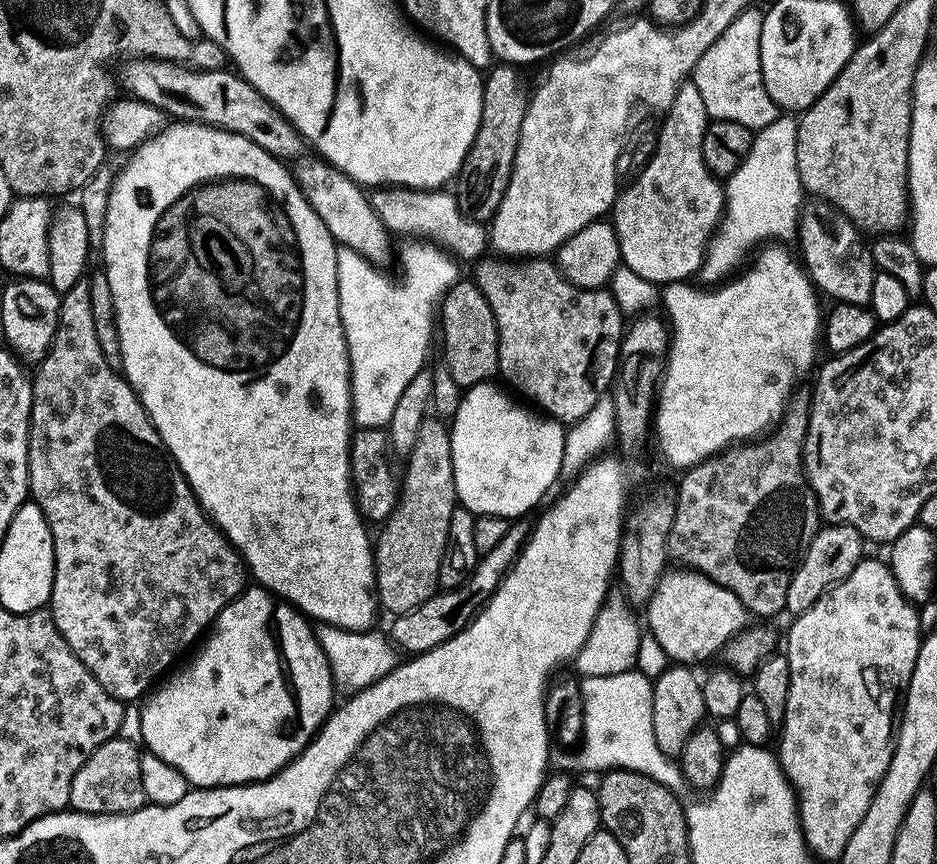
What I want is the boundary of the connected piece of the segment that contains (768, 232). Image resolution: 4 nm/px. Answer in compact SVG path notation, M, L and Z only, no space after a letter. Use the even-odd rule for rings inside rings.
M780 114L751 137L752 145L749 146L744 161L733 170L732 177L724 184L724 216L708 246L704 267L698 273L699 279L704 279L701 281L723 281L745 263L744 255L748 251L751 253L765 242L788 242L784 240L791 236L793 239L797 235L806 193L800 185L798 174L796 125L797 121L791 115Z

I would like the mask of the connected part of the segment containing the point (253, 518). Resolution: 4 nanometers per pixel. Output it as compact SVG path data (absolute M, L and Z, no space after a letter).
M172 122L172 123L169 123L169 124L168 124L168 125L167 125L167 126L165 126L165 127L163 127L163 128L161 128L161 129L160 129L160 131L159 131L159 132L157 132L157 133L156 133L156 135L155 135L155 136L149 136L149 137L148 137L148 139L147 139L147 140L145 140L145 141L144 141L144 143L143 143L143 144L139 144L139 146L138 146L138 147L137 147L137 148L135 148L135 150L134 150L134 151L133 151L133 152L132 152L132 153L131 153L131 155L129 155L129 156L128 156L128 157L127 157L127 159L125 159L125 160L128 160L128 161L126 161L126 162L125 162L125 164L124 164L124 169L122 169L122 170L121 170L121 172L120 172L120 173L118 173L118 174L117 174L117 176L116 176L116 181L114 181L114 182L113 182L113 184L112 184L112 189L110 189L110 190L109 190L109 192L108 192L108 205L106 205L106 206L105 206L105 208L104 208L104 264L102 264L102 271L103 271L103 272L104 272L104 273L106 273L106 274L107 274L107 275L108 275L108 281L109 281L109 282L110 282L110 294L114 294L114 306L115 306L115 307L116 307L116 321L117 321L117 322L118 322L118 338L119 338L119 339L120 339L120 364L121 364L121 365L122 365L122 375L123 375L123 377L124 377L124 379L125 379L125 380L127 380L127 381L128 381L128 384L129 384L129 385L130 385L130 387L132 387L132 388L133 388L133 389L134 389L134 390L135 390L135 392L136 392L136 393L137 393L137 394L138 394L138 398L139 398L139 399L140 399L140 401L141 401L141 402L142 402L142 406L143 406L143 407L144 407L144 409L145 409L145 410L146 410L146 411L148 411L148 417L149 417L149 418L150 418L150 419L152 419L152 425L154 425L154 426L155 426L155 428L156 428L156 429L157 429L157 430L158 430L158 434L159 434L159 435L160 435L160 437L161 437L161 438L162 438L162 442L163 442L163 443L164 443L164 445L166 445L166 447L168 447L168 453L170 453L170 454L171 454L171 455L172 455L172 457L173 457L173 458L175 458L175 460L176 460L176 464L177 464L177 466L179 466L179 468L180 468L180 469L181 469L181 470L182 470L182 474L183 474L183 475L184 475L184 477L185 477L185 478L186 478L186 482L187 482L187 483L188 483L188 484L189 484L189 486L191 486L191 488L192 488L192 492L193 492L193 494L195 494L195 496L196 496L196 501L198 501L198 502L199 502L199 503L200 503L200 506L201 506L201 508L203 508L203 510L204 510L204 512L205 512L205 514L207 514L207 516L208 516L208 518L209 518L209 520L211 520L211 521L212 521L212 523L213 523L213 524L215 524L215 525L216 525L216 527L217 527L217 528L219 528L219 529L220 529L220 532L221 532L221 534L223 534L223 536L225 536L225 538L226 538L226 539L228 539L228 540L229 540L229 541L230 541L230 543L231 543L231 544L232 544L232 546L233 546L233 548L235 548L235 549L236 549L236 551L237 551L237 552L239 552L239 554L240 554L240 559L241 559L241 560L243 560L243 561L244 561L244 563L245 563L245 565L246 565L246 568L247 568L247 571L248 571L248 572L249 572L249 573L250 573L250 576L251 576L251 579L252 579L252 576L253 576L253 578L254 578L254 579L256 579L256 580L253 580L253 581L255 581L255 583L256 583L256 584L257 584L257 585L259 585L259 587L261 587L261 588L265 588L265 590L266 590L266 591L268 591L268 592L270 592L270 593L272 593L272 595L274 595L274 596L278 596L278 597L280 597L280 599L282 599L282 600L284 600L284 601L286 601L286 602L287 602L287 603L288 603L288 604L291 604L291 605L292 605L292 607L294 607L294 608L297 608L297 609L298 609L298 610L299 610L299 611L300 611L300 612L302 612L302 613L304 613L304 615L305 615L305 616L307 616L307 617L309 617L309 618L311 618L311 619L312 619L312 620L313 620L313 621L316 621L316 622L322 622L322 623L330 623L330 624L333 624L333 625L334 625L334 626L336 626L336 627L342 627L342 628L344 628L344 629L345 629L345 630L346 630L346 631L354 631L354 632L362 632L362 631L365 631L365 630L368 630L368 629L371 629L371 628L372 628L372 627L373 627L373 624L372 624L372 622L371 622L371 620L372 620L372 616L373 616L373 614L374 614L374 612L375 612L375 611L376 611L376 612L377 612L377 610L378 610L378 601L377 601L377 599L376 599L376 565L375 565L375 563L374 563L374 540L373 540L373 537L372 537L372 536L371 536L371 535L370 535L370 536L369 536L369 537L368 537L368 528L369 528L369 525L368 525L368 524L367 524L367 523L366 523L366 521L365 521L365 519L364 519L364 517L363 517L363 516L361 516L361 515L360 515L360 509L359 509L359 508L357 508L357 506L356 506L356 493L355 493L355 491L354 491L354 489L353 489L353 486L352 486L352 463L351 463L351 462L350 462L350 454L349 454L349 453L348 453L348 451L349 451L349 450L350 450L350 446L351 446L351 445L352 445L352 433L353 433L353 431L354 431L354 421L353 421L353 419L352 419L352 367L351 367L351 366L350 366L350 358L349 358L349 357L348 357L348 347L347 347L347 346L346 346L346 338L345 338L345 337L344 337L344 331L343 331L343 330L342 330L342 318L341 318L341 317L340 317L340 307L339 307L339 306L338 306L338 266L337 266L337 265L336 265L336 249L337 249L337 247L338 247L338 244L337 244L337 243L336 243L336 242L335 242L335 240L333 240L333 239L332 239L332 236L331 236L331 235L330 235L330 233L329 233L329 232L328 232L328 230L327 230L327 228L326 228L326 226L324 226L324 225L323 225L323 222L322 222L322 219L320 219L320 218L318 218L318 214L316 214L316 213L315 213L315 212L314 212L314 210L313 210L313 209L312 209L312 208L311 208L311 206L310 206L310 202L308 202L308 201L307 201L307 200L306 200L306 198L305 198L305 197L304 197L304 196L303 196L303 192L302 192L302 190L301 190L301 189L300 189L300 188L299 188L299 186L298 186L298 185L297 185L297 184L296 184L296 180L295 180L295 178L294 178L294 176L293 176L293 173L292 173L292 172L291 172L291 171L290 171L290 170L289 170L289 167L288 167L288 166L287 166L287 168L286 168L286 167L285 167L285 166L284 166L284 165L283 165L283 164L285 164L285 163L284 163L284 162L283 162L283 161L282 161L282 160L281 160L281 157L278 157L278 156L274 156L274 155L272 155L272 153L271 153L271 152L267 152L267 150L266 150L266 149L264 149L264 148L263 148L263 147L262 147L262 146L258 146L258 145L256 145L256 144L255 144L255 142L253 142L253 141L251 141L251 140L250 140L250 138L246 138L246 137L244 137L244 136L243 136L243 135L242 135L242 134L238 134L238 133L232 133L232 132L228 132L228 131L227 131L227 130L226 130L226 129L222 129L222 128L216 128L216 127L215 127L215 126L214 126L214 125L206 125L206 124L198 124L198 123L185 123L185 122Z

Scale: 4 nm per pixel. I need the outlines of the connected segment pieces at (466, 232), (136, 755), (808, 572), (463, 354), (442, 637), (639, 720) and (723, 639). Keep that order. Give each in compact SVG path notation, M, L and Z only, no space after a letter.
M385 186L375 189L371 193L370 201L373 210L389 233L409 232L409 237L427 238L462 262L472 259L475 261L485 255L488 228L481 221L472 220L464 215L464 211L458 206L455 195L451 191Z
M109 738L97 744L93 752L88 753L86 762L72 775L69 805L77 812L91 816L124 816L145 807L142 790L141 749L128 740Z
M828 524L821 527L817 532L814 542L806 550L806 554L800 559L800 564L796 567L794 578L790 582L790 590L786 590L785 609L792 614L799 614L810 610L822 593L828 592L838 582L842 582L858 566L858 562L865 559L866 541L863 536L854 530L854 526L845 524Z
M457 279L440 301L438 309L438 332L444 335L444 364L454 382L461 390L475 384L487 384L500 371L498 358L498 326L494 322L494 310L476 285L475 279Z
M516 522L509 527L507 534L498 542L494 550L483 553L477 559L472 572L467 573L466 579L455 588L437 590L422 606L414 606L414 610L399 613L392 624L390 640L401 653L409 657L421 656L424 652L434 650L442 642L446 642L454 634L458 634L476 616L477 612L487 604L498 586L504 580L504 575L512 568L516 556L524 547L524 541L530 535L529 525Z
M629 670L609 676L585 676L579 681L584 703L584 735L582 747L576 756L576 764L596 774L613 768L625 768L643 776L654 778L654 782L667 788L680 790L685 787L684 773L673 757L658 750L654 742L652 725L652 685L644 672Z
M683 566L665 571L654 594L648 599L648 628L656 644L669 656L669 661L697 666L719 653L750 624L750 613L730 590L718 586L709 576Z

